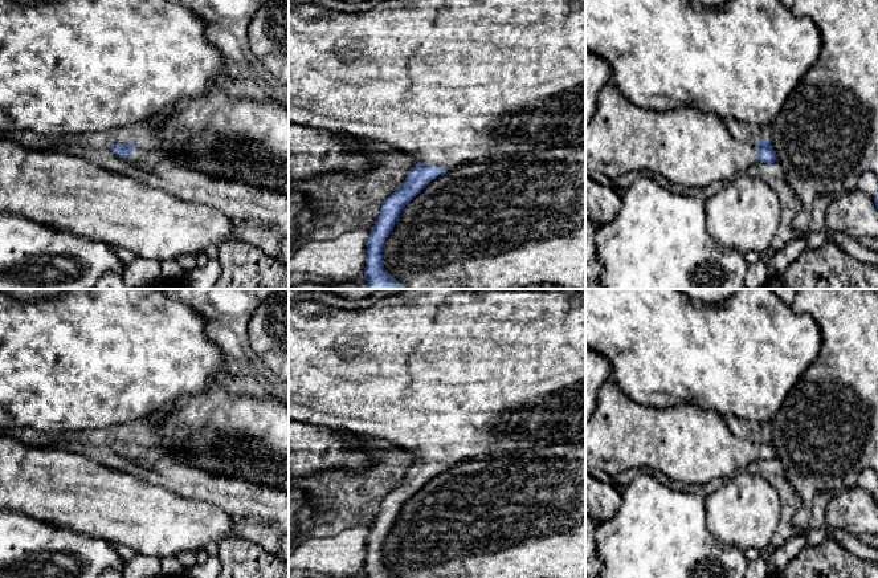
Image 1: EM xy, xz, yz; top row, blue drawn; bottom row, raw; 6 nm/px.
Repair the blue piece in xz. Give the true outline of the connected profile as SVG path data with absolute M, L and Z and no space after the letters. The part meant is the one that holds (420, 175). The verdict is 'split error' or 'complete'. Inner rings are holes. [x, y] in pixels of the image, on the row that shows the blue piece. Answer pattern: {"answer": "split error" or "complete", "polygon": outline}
{"answer": "split error", "polygon": "M383 0L362 13L331 11L315 4L295 5L289 9L289 123L324 129L367 142L387 142L418 162L409 170L401 187L381 203L380 215L367 240L367 289L404 289L384 269L381 248L401 211L432 180L463 162L585 144L585 0Z"}

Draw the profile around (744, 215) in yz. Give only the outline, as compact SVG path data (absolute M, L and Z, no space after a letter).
M747 172L738 174L705 203L710 237L742 253L755 251L763 256L771 255L780 213L777 194Z

